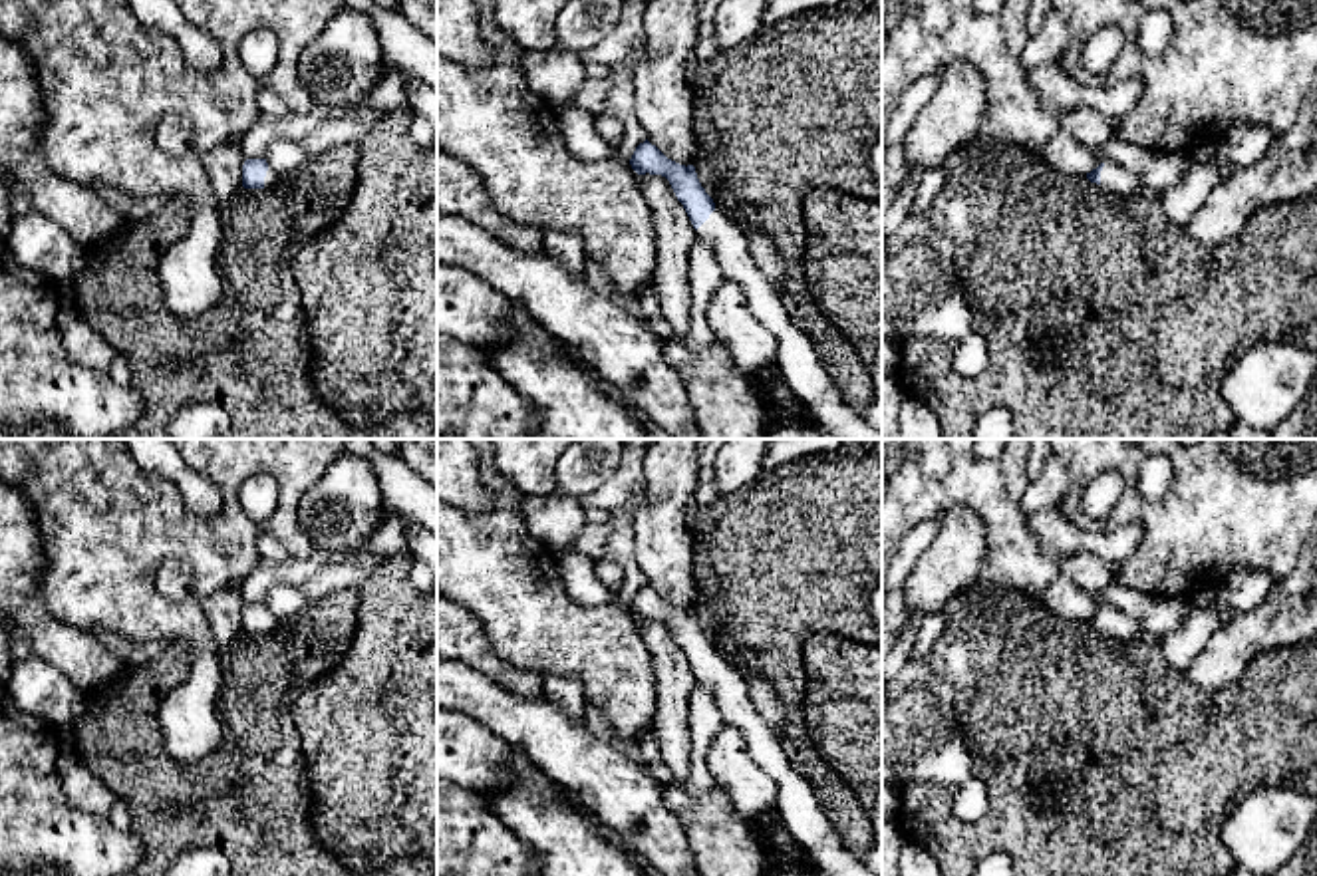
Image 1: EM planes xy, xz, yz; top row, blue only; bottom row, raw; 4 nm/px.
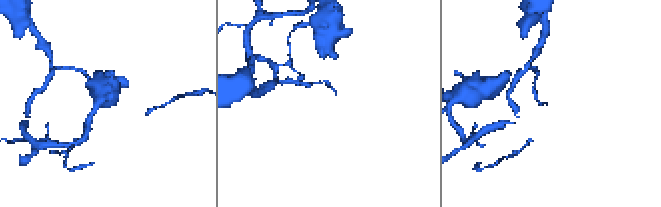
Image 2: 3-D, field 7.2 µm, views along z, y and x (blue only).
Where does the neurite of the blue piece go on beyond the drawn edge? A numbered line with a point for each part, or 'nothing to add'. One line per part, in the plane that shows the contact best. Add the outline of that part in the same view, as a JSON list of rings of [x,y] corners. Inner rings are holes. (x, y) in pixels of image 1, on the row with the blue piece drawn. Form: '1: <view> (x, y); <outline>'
1: xz (799, 362); [[[715,209],[697,236],[715,248],[725,280],[743,288],[753,316],[777,338],[783,381],[820,429],[830,439],[882,439],[836,393],[812,340],[789,318],[781,296],[753,262],[743,232]]]

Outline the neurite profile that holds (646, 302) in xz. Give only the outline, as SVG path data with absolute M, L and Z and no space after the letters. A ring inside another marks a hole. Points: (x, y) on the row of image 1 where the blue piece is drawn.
M654 282L644 286L632 304L644 320L661 318L659 316L659 298L658 298L658 292L654 288Z

